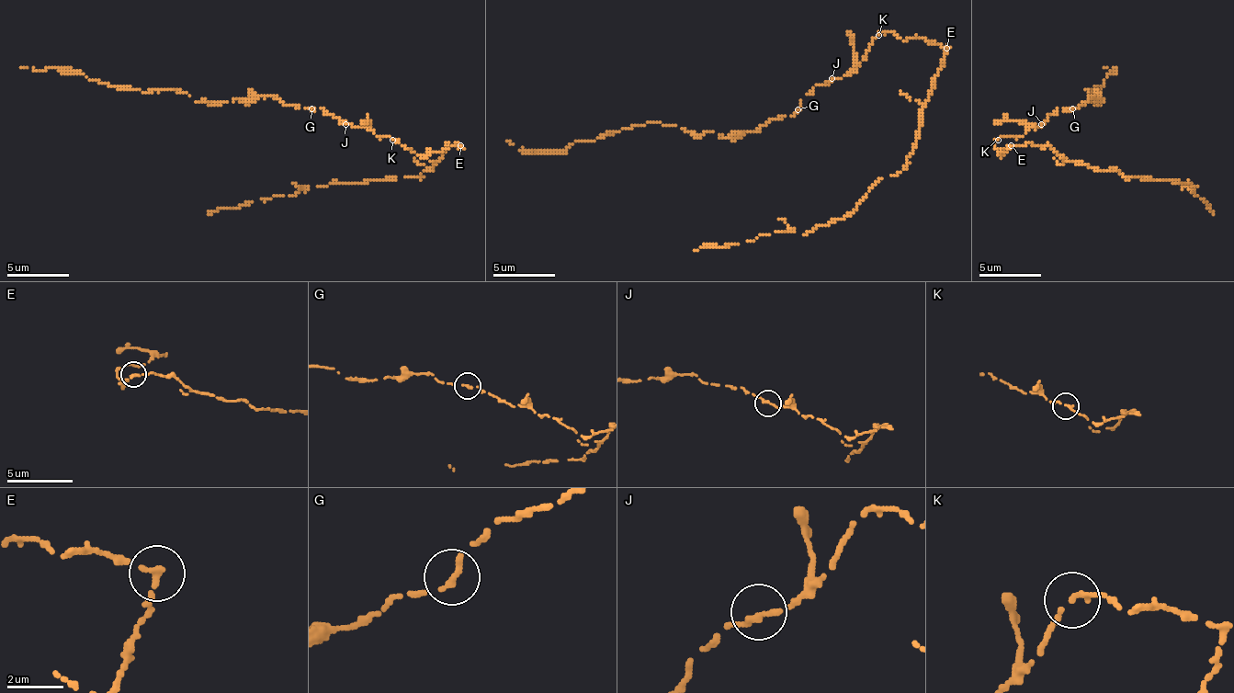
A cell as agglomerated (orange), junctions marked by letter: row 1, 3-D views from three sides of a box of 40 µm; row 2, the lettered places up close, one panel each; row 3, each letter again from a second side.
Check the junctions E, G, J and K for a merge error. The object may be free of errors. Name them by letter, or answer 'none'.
E

